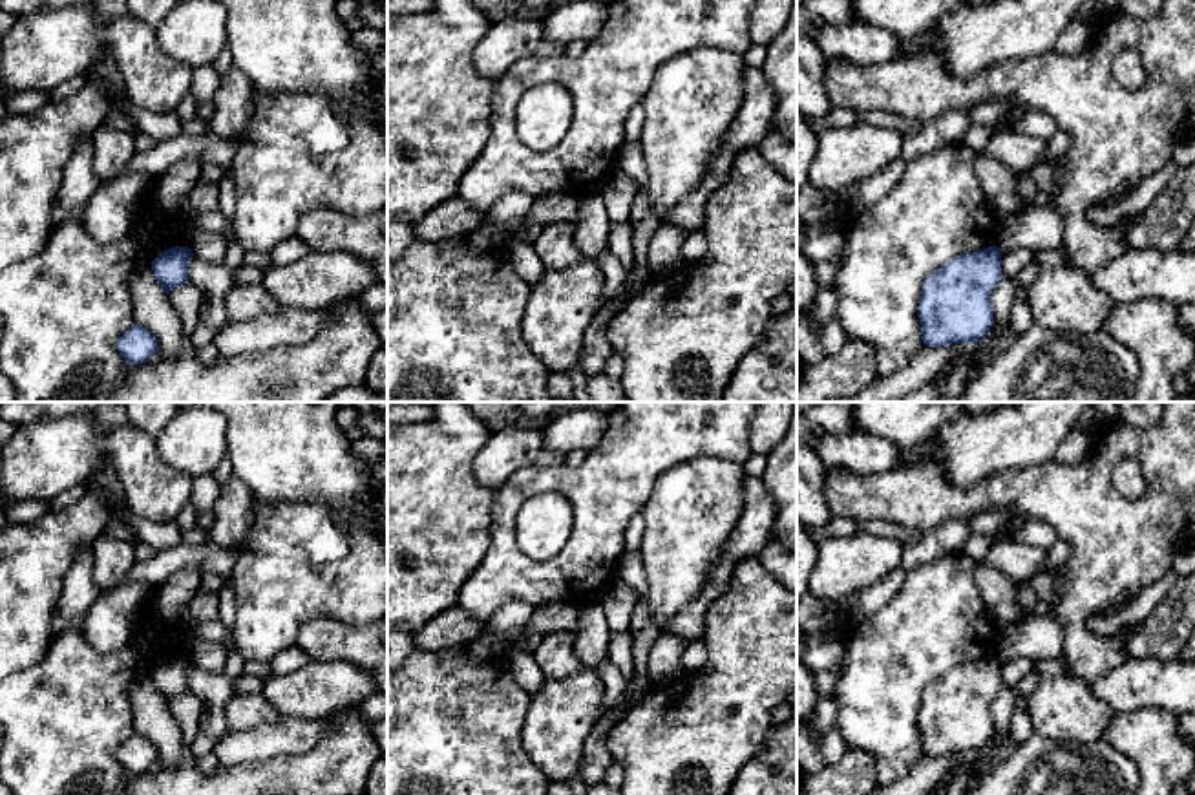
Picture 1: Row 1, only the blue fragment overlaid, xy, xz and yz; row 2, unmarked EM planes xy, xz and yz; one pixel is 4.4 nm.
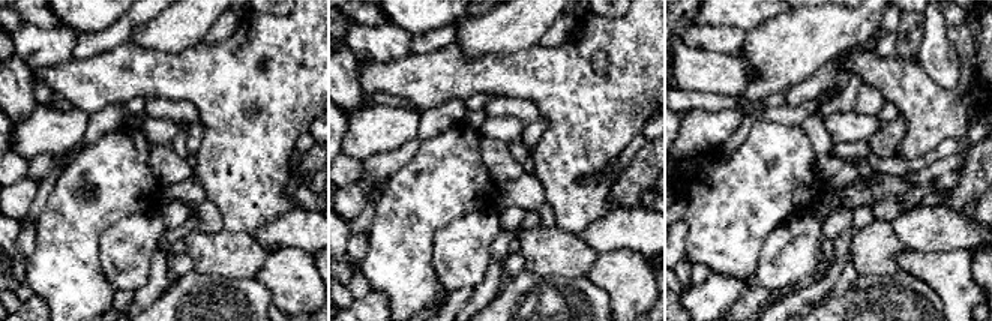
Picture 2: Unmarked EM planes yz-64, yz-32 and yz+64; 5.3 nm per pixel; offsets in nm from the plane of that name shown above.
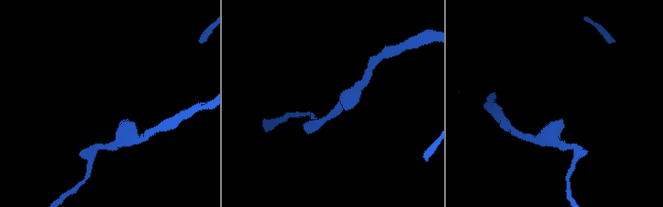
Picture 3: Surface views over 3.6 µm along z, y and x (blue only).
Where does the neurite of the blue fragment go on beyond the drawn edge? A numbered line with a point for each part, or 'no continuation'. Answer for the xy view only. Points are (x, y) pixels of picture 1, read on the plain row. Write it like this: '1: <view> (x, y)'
no continuation

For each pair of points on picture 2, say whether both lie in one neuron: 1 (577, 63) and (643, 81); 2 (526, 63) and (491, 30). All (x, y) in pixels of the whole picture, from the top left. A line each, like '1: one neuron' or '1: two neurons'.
1: one neuron
2: two neurons

